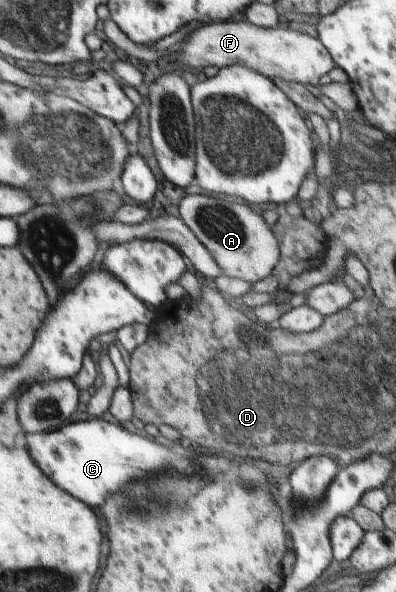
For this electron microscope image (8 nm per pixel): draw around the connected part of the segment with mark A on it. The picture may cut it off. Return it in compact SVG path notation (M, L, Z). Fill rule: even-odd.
M202 193L197 196L185 196L179 204L179 212L183 222L186 222L203 246L214 255L218 265L222 267L223 275L255 284L259 278L265 278L279 262L277 236L271 234L265 218L255 214L249 204L237 202L235 198L224 198L223 195L207 196Z

